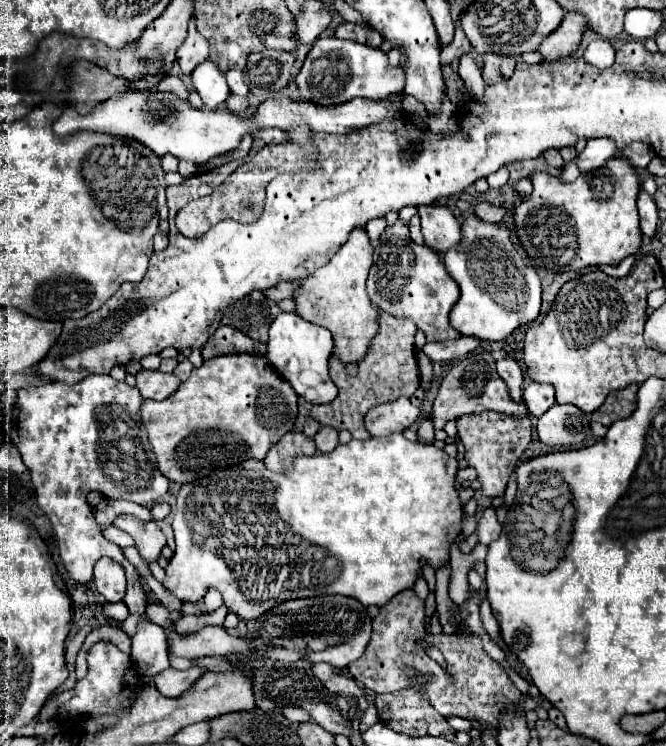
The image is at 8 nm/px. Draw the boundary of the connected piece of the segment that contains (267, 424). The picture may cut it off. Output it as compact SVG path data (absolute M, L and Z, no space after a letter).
M225 354L225 356L215 356L211 360L205 360L199 368L193 368L191 376L181 382L179 390L175 394L171 394L167 400L145 400L143 406L141 406L141 416L143 416L143 422L145 422L145 428L147 428L147 434L149 434L149 442L151 442L151 448L153 452L157 454L157 462L159 462L159 470L173 482L179 482L179 484L185 484L185 482L193 482L193 480L199 480L199 478L205 478L217 470L223 470L223 468L229 468L229 466L235 466L235 464L241 464L243 460L263 460L265 454L269 452L269 448L273 444L279 442L279 438L287 432L293 430L293 424L297 420L297 400L299 396L295 394L293 386L269 364L267 356L255 356L255 354Z

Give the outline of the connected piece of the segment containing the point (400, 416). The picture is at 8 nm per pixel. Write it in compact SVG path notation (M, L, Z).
M399 398L397 402L377 406L367 412L365 428L371 436L389 436L393 432L403 432L419 418L419 408L411 404L409 398Z

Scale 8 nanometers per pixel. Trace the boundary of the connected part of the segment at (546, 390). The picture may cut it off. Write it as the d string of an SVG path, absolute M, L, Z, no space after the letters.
M529 382L529 386L523 390L523 402L527 404L529 414L539 418L555 404L555 390L551 384Z

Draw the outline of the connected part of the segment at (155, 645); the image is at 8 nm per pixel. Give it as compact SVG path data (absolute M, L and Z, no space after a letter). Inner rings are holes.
M139 620L137 632L131 642L131 660L135 662L139 672L163 672L167 670L167 666L171 666L167 652L167 636L165 630L157 624Z

